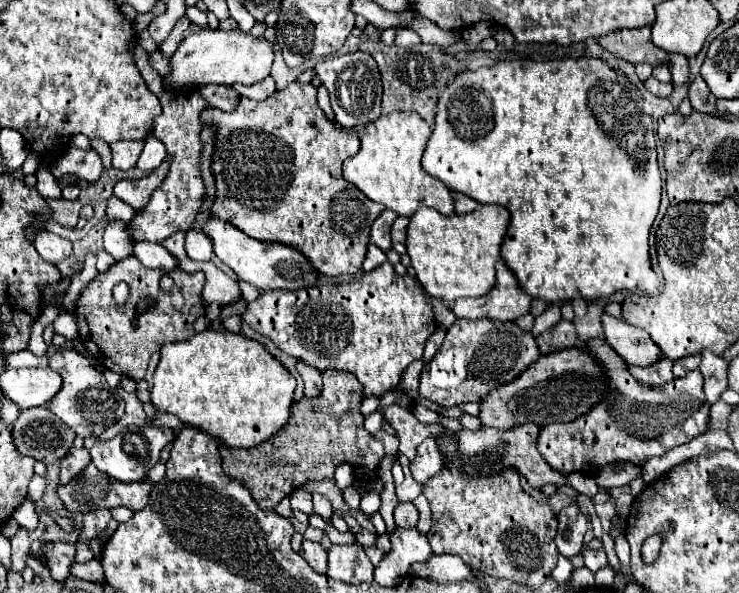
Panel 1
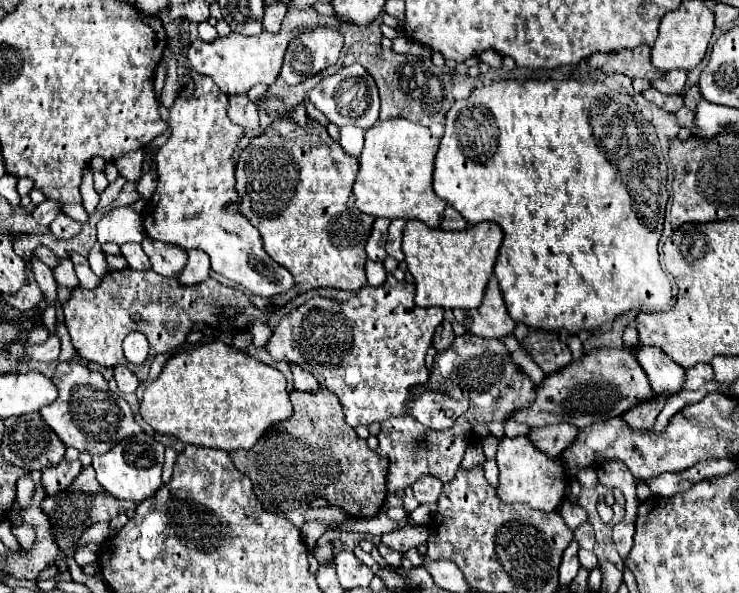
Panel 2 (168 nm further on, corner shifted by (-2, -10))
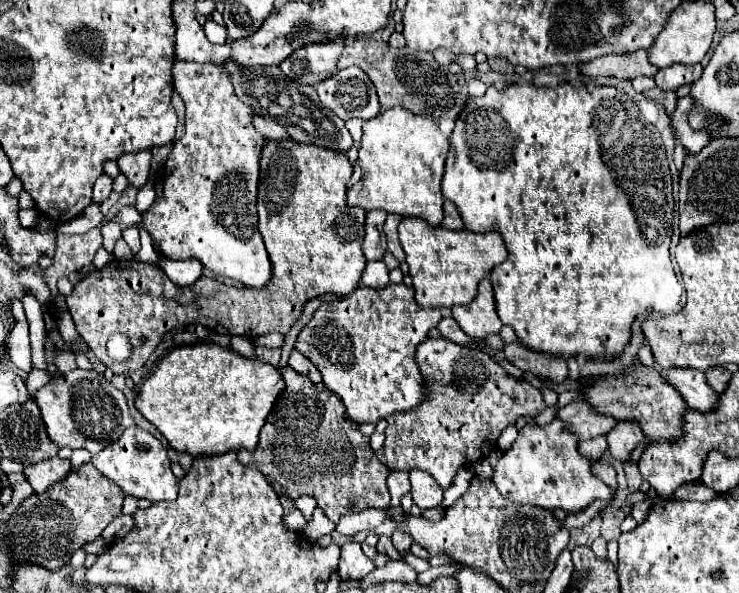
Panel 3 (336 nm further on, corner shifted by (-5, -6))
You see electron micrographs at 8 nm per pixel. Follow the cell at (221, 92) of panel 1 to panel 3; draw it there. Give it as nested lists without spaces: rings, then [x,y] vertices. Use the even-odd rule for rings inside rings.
[[[255,117],[253,119],[257,131],[263,133],[265,139],[289,139],[289,133],[273,119],[265,119],[265,117]]]

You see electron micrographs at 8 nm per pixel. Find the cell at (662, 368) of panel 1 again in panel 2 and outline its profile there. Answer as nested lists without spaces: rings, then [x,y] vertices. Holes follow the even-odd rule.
[[[656,395],[656,399],[648,399],[648,403],[636,403],[636,407],[632,407],[632,411],[626,411],[622,417],[634,429],[640,429],[640,431],[652,429],[654,421],[660,415],[660,411],[664,409],[668,397],[670,395]]]

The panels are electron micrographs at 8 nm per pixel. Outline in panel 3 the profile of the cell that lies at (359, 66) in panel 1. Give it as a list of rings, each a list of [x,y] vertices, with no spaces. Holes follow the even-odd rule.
[[[347,67],[317,85],[321,103],[341,119],[373,119],[379,113],[379,101],[371,79],[359,67]]]

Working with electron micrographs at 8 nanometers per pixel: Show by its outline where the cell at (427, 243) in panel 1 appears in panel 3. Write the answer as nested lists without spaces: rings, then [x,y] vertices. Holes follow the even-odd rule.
[[[405,217],[399,227],[399,243],[407,255],[409,275],[415,287],[415,299],[421,307],[467,305],[475,299],[477,285],[491,269],[507,259],[503,237],[497,231],[471,233],[467,229],[449,231],[431,227],[419,217]]]

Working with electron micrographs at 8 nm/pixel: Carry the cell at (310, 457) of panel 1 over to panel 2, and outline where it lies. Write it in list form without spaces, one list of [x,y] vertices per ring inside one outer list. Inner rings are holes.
[[[320,387],[318,393],[290,393],[294,413],[288,423],[270,427],[262,439],[250,449],[236,449],[230,453],[234,467],[250,475],[254,493],[262,505],[272,505],[276,513],[310,503],[314,497],[328,499],[331,506],[338,506],[354,517],[374,517],[386,499],[386,473],[388,459],[378,455],[360,439],[346,423],[342,403]],[[272,479],[272,481],[268,481]],[[370,481],[370,497],[368,497]]]

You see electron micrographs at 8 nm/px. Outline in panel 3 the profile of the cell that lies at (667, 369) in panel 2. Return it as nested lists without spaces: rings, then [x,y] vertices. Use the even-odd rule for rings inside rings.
[[[669,369],[667,381],[683,395],[687,405],[697,411],[711,411],[715,403],[719,403],[719,393],[711,391],[707,377],[703,371],[695,369]]]

